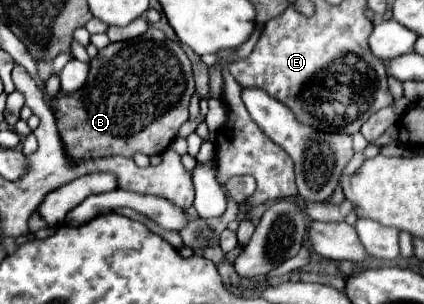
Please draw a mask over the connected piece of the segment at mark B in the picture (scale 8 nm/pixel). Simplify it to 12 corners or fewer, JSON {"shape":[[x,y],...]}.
{"shape":[[160,29],[100,49],[58,95],[74,159],[162,155],[194,75]]}

